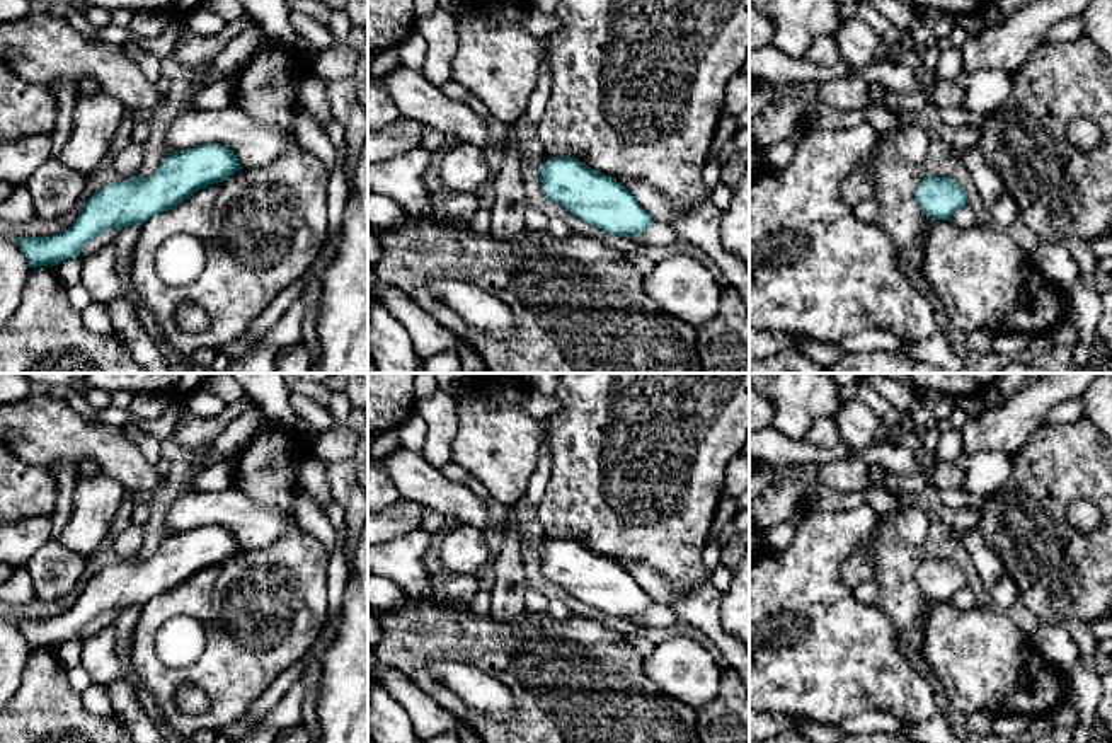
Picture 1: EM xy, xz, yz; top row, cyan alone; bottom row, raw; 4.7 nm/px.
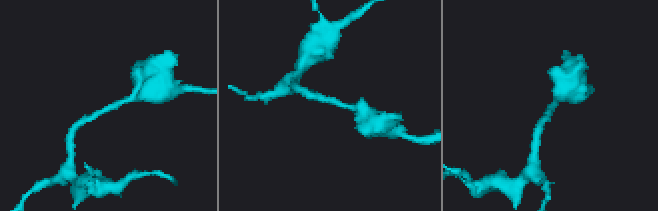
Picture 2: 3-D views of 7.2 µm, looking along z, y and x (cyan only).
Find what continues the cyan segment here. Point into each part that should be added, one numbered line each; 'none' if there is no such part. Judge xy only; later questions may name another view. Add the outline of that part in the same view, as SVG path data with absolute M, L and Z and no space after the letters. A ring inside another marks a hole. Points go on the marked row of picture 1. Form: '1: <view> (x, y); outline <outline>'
none

